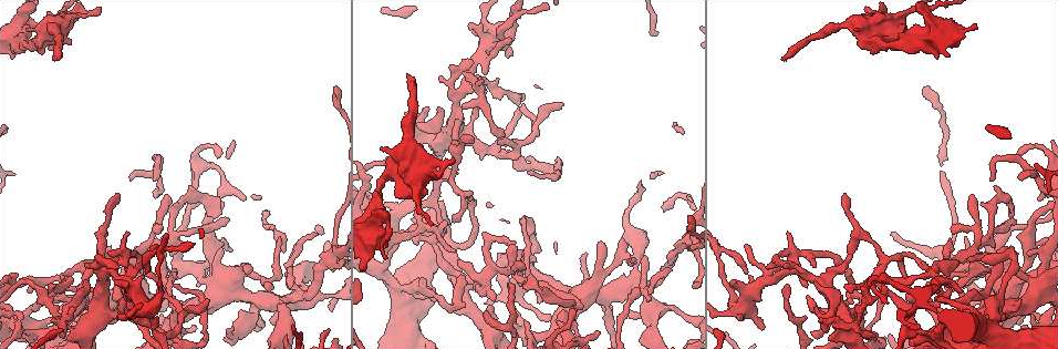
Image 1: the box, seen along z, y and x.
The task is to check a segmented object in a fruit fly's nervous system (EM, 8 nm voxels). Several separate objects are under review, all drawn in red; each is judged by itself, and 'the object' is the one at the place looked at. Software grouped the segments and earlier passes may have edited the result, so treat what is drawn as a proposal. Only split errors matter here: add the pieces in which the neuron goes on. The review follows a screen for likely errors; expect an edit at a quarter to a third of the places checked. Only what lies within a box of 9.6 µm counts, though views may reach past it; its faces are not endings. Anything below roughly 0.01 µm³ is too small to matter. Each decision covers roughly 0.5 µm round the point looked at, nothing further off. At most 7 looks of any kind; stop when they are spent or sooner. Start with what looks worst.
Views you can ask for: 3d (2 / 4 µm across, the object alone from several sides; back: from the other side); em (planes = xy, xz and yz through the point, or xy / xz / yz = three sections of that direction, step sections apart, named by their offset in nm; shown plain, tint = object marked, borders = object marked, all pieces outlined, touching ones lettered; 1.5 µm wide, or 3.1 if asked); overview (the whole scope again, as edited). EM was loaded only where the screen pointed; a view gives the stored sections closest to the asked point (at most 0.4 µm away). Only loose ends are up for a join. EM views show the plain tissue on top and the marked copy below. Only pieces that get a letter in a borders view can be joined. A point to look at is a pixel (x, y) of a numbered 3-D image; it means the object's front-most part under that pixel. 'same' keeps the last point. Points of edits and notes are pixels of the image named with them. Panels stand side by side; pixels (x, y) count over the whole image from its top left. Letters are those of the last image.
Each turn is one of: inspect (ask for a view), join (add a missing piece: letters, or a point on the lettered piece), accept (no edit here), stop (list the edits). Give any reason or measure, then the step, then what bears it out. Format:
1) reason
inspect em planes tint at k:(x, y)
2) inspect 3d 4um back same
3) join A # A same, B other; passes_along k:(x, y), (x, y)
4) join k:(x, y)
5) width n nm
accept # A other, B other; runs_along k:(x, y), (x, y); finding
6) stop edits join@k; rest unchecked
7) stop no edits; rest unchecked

free end
inspect em planes borders at 1:(843, 286)

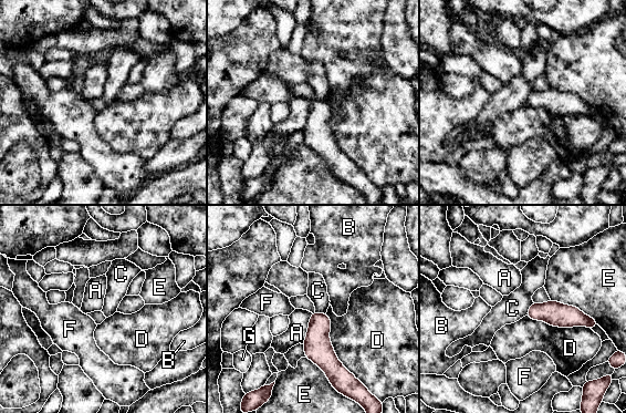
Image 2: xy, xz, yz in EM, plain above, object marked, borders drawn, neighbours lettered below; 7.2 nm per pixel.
width 130 nm
accept # A other, B other, C other, D other, E other, F other, G other; border 2:(312, 313), (302, 343); no lettered piece goes on from it

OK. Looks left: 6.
inspect 3d 4um at 1:(173, 285)

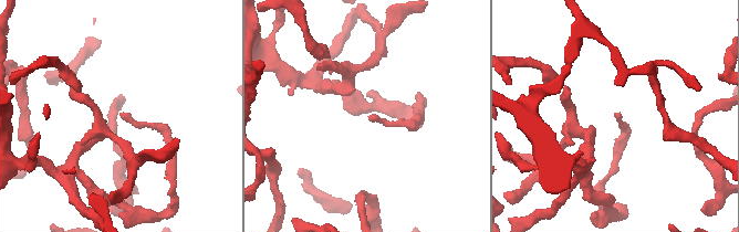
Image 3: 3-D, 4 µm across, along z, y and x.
need the tissue
inspect em planes tint at 3:(615, 115)

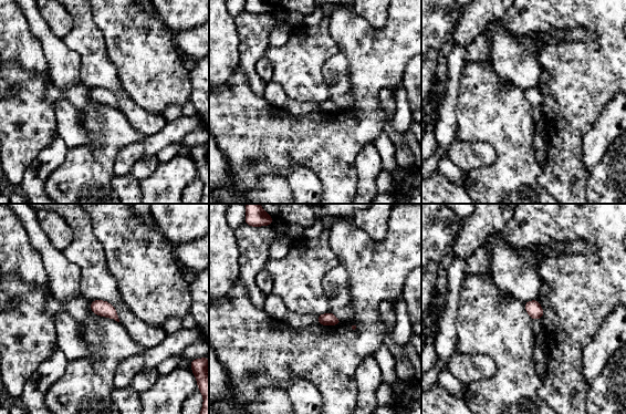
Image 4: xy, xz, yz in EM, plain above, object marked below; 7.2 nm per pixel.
inspect em planes borders same

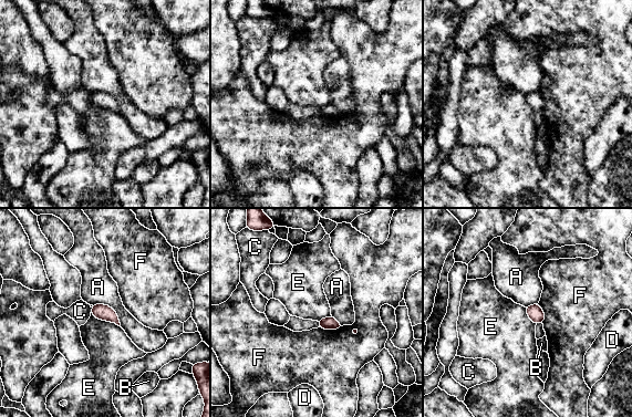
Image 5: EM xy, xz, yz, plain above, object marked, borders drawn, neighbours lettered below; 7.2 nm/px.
accept # A other, B other, C other, D other, E other, F other; none of them fits

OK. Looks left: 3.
tapers out
inspect 3d 4um at 1:(173, 270)

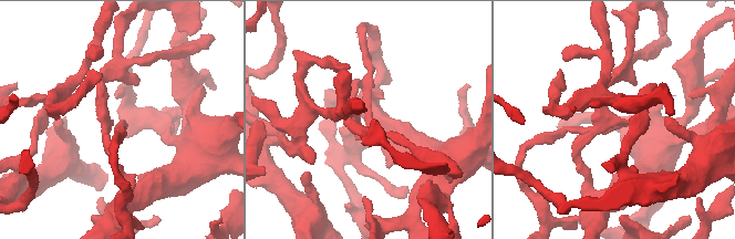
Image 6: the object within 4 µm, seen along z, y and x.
inspect em xy step 8 borders at 6:(121, 121)

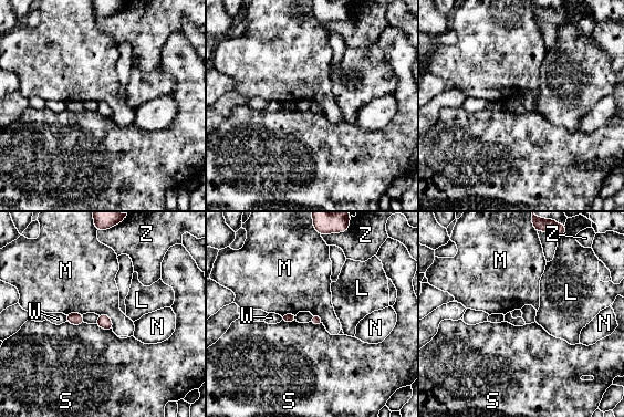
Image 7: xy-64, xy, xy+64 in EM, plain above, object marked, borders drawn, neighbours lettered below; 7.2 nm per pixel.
inspect em planes borders same

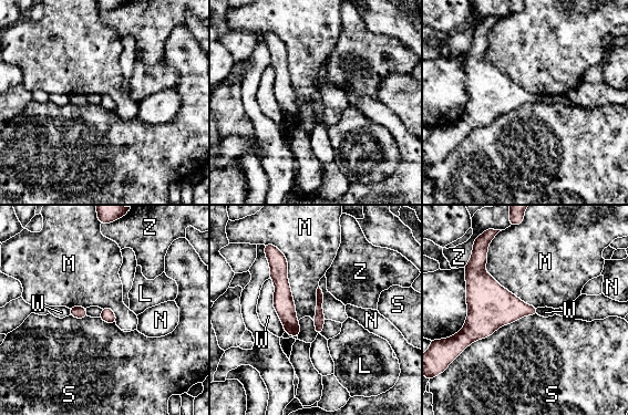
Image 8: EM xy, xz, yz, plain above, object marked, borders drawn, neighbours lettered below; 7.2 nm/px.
width 80 nm; longest_contact M 550 nm
accept # L other, M other, N other, S other, W other, Z other; none of them fits

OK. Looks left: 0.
stop no edits; rest unchecked

